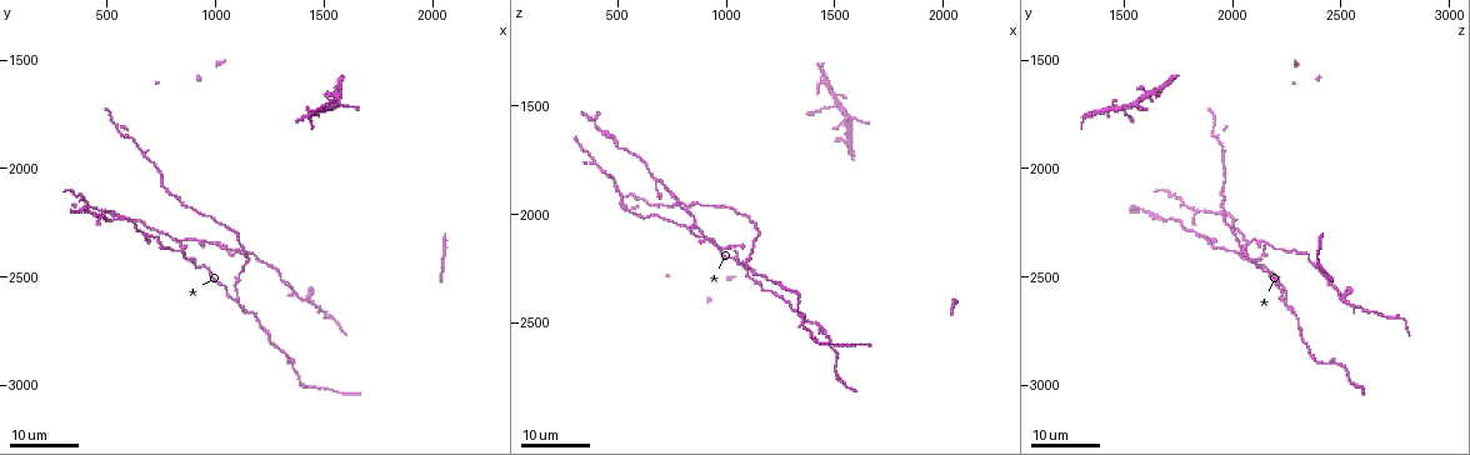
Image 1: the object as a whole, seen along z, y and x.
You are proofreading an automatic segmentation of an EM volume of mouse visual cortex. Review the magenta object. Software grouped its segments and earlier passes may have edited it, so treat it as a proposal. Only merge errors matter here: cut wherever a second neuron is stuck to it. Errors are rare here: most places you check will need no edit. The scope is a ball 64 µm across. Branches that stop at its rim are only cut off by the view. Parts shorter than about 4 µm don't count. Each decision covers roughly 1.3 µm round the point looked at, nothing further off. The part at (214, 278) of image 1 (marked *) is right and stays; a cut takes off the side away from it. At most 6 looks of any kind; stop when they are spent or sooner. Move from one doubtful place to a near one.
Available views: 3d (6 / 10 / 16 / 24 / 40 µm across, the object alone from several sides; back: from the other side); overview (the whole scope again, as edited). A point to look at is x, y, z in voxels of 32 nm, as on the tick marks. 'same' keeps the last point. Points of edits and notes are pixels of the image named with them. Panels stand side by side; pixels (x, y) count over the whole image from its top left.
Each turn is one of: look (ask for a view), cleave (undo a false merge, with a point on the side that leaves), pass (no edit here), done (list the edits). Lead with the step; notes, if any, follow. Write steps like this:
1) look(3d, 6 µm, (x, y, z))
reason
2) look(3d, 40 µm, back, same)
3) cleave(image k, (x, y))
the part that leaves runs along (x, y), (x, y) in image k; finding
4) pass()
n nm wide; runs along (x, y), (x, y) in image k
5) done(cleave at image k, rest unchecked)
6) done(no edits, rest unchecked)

look(3d, 24 µm, (1100, 2600, 2240))
arms part here

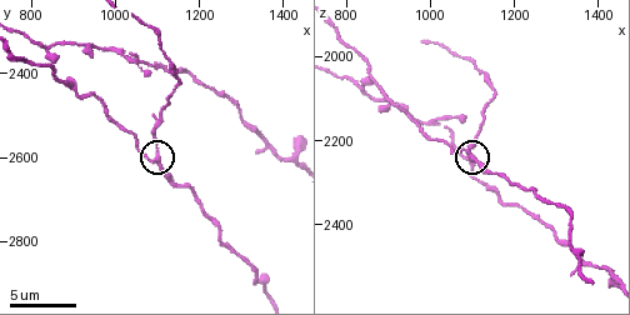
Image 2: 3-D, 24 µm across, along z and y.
look(3d, 10 µm, (1105, 2605, 2245))
zoom in

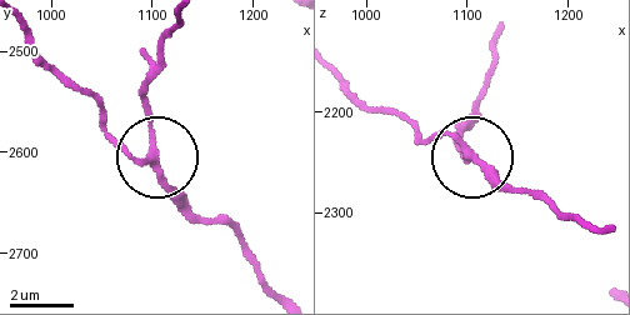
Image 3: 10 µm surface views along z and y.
pass()
runs along (365, 106), (394, 114), (421, 139), (451, 139), (513, 190) in image 3; one neuron here

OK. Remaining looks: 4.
look(3d, 24 µm, (600, 1850, 1940))
arms part here

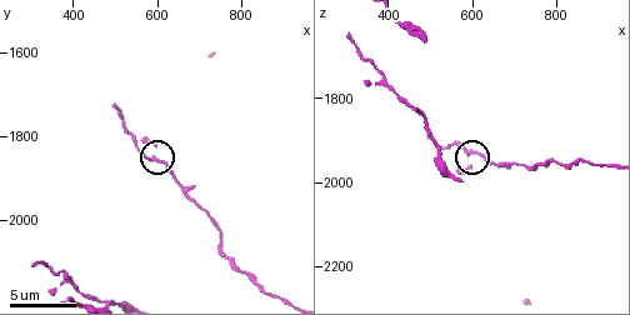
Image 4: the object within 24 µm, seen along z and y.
look(3d, 10 µm, (590, 1855, 1930))

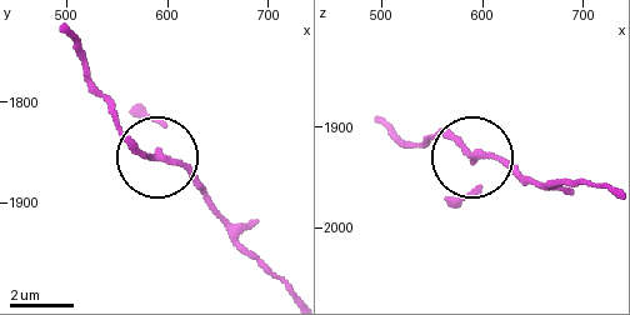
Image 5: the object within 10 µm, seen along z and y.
pass()
130 nm wide; runs along (608, 190), (575, 179), (524, 179), (494, 158), (424, 139) in image 5; all the same neuron

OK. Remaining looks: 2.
look(3d, 6 µm, (860, 2395, 2035))
arms part here

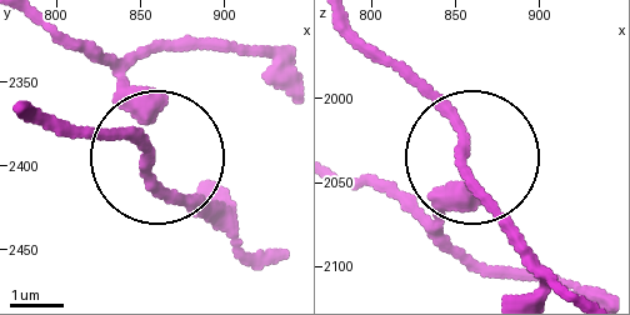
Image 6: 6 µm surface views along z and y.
look(3d, 6 µm, back, (854, 2392, 2030))

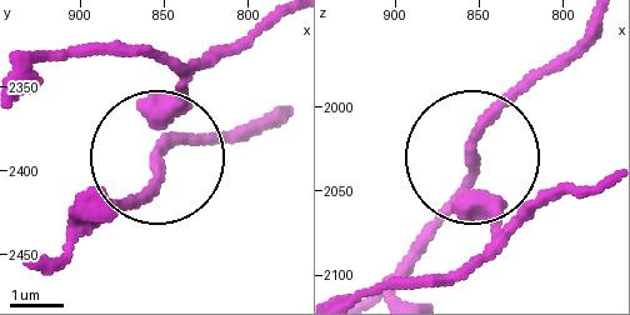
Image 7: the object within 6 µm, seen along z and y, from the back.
pass()
one neuron here

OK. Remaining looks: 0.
done(no edits, rest unchecked)

